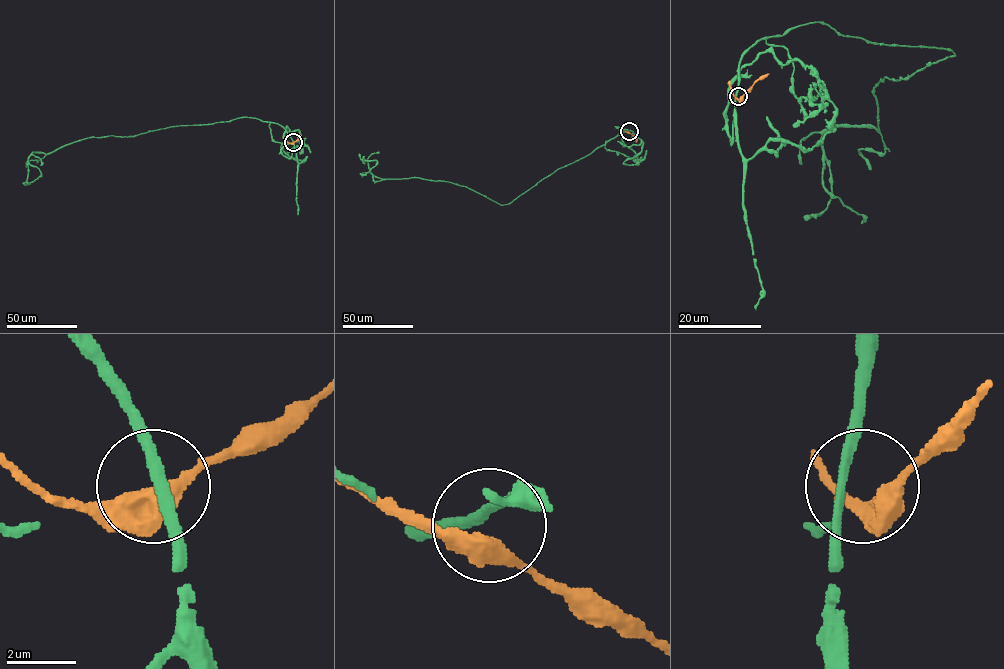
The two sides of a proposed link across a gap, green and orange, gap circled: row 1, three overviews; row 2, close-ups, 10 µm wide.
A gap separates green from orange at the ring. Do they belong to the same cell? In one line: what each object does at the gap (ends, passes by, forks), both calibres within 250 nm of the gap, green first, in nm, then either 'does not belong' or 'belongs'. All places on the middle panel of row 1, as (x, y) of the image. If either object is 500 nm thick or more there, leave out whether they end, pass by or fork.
calibres 300 and 600 nm; does not belong

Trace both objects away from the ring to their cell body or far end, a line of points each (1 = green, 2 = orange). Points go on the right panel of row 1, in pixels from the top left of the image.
1: (736, 96), (751, 48), (808, 23), (954, 53), (880, 81), (877, 131), (822, 138), (823, 187), (861, 223)
2: (740, 96), (768, 74)

